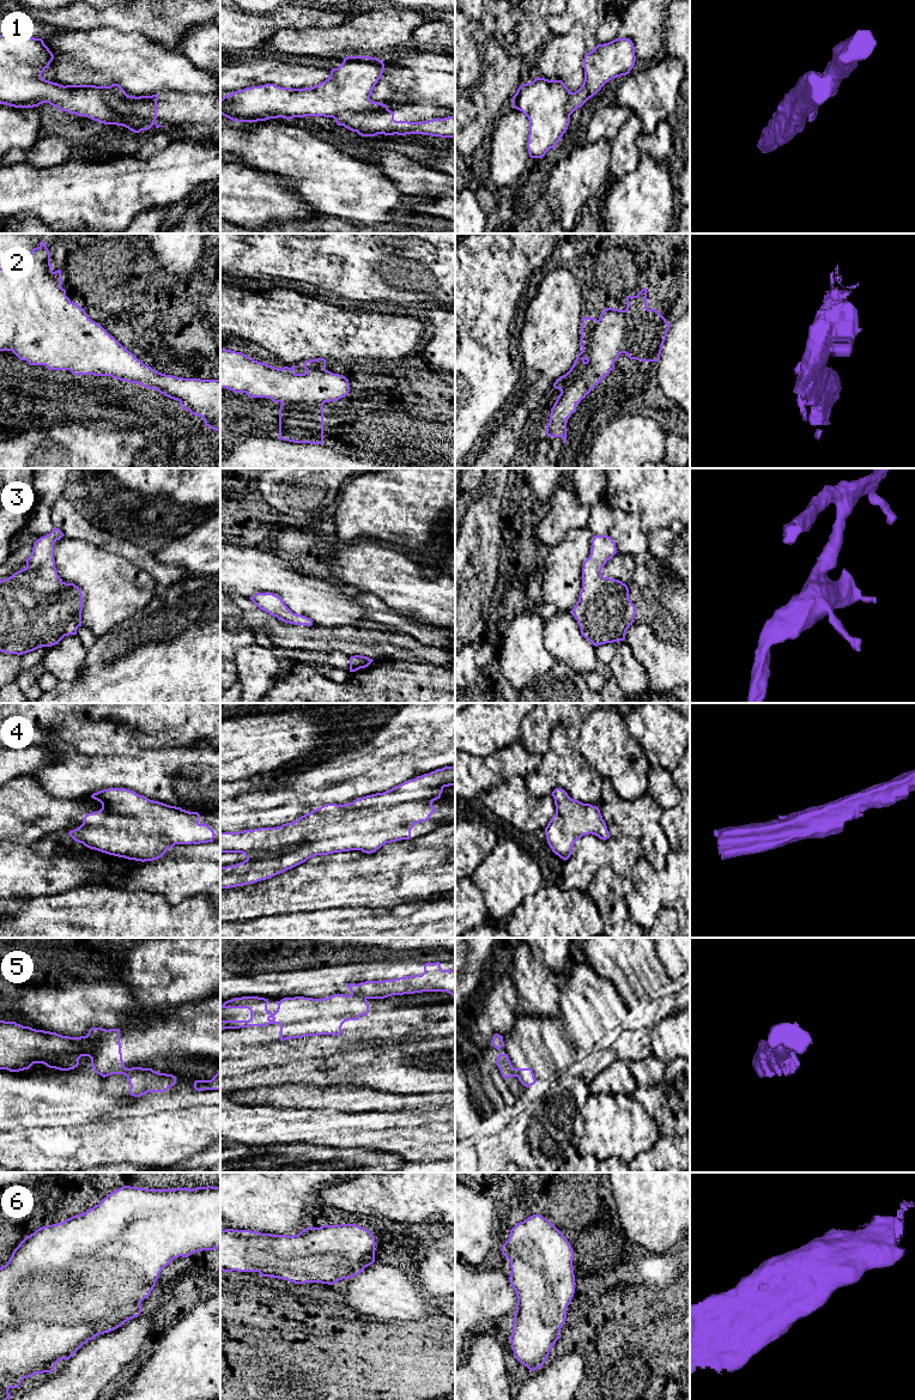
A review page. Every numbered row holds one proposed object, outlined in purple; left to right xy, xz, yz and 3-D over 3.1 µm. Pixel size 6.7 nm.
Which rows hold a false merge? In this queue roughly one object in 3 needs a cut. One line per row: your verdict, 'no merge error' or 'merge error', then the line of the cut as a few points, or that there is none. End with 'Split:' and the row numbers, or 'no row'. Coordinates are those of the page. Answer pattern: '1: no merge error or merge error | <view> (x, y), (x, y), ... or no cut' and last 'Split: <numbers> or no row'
1: merge error | xy (108, 100), (116, 110), (123, 114), (144, 116), (153, 122)
2: no merge error | no cut
3: no merge error | no cut
4: no merge error | no cut
5: merge error | xz (350, 994), (357, 994), (365, 999)
6: no merge error | no cut
Split: 1, 5

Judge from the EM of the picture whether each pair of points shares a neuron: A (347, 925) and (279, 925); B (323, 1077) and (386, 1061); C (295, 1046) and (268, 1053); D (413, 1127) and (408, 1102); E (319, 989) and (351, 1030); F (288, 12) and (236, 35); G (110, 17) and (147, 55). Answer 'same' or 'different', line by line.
A: same
B: same
C: same
D: different
E: different
F: same
G: different

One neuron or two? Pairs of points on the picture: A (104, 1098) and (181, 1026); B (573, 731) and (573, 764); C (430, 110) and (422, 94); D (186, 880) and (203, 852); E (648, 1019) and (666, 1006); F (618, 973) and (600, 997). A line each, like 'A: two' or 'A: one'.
A: two
B: two
C: two
D: one
E: one
F: two

